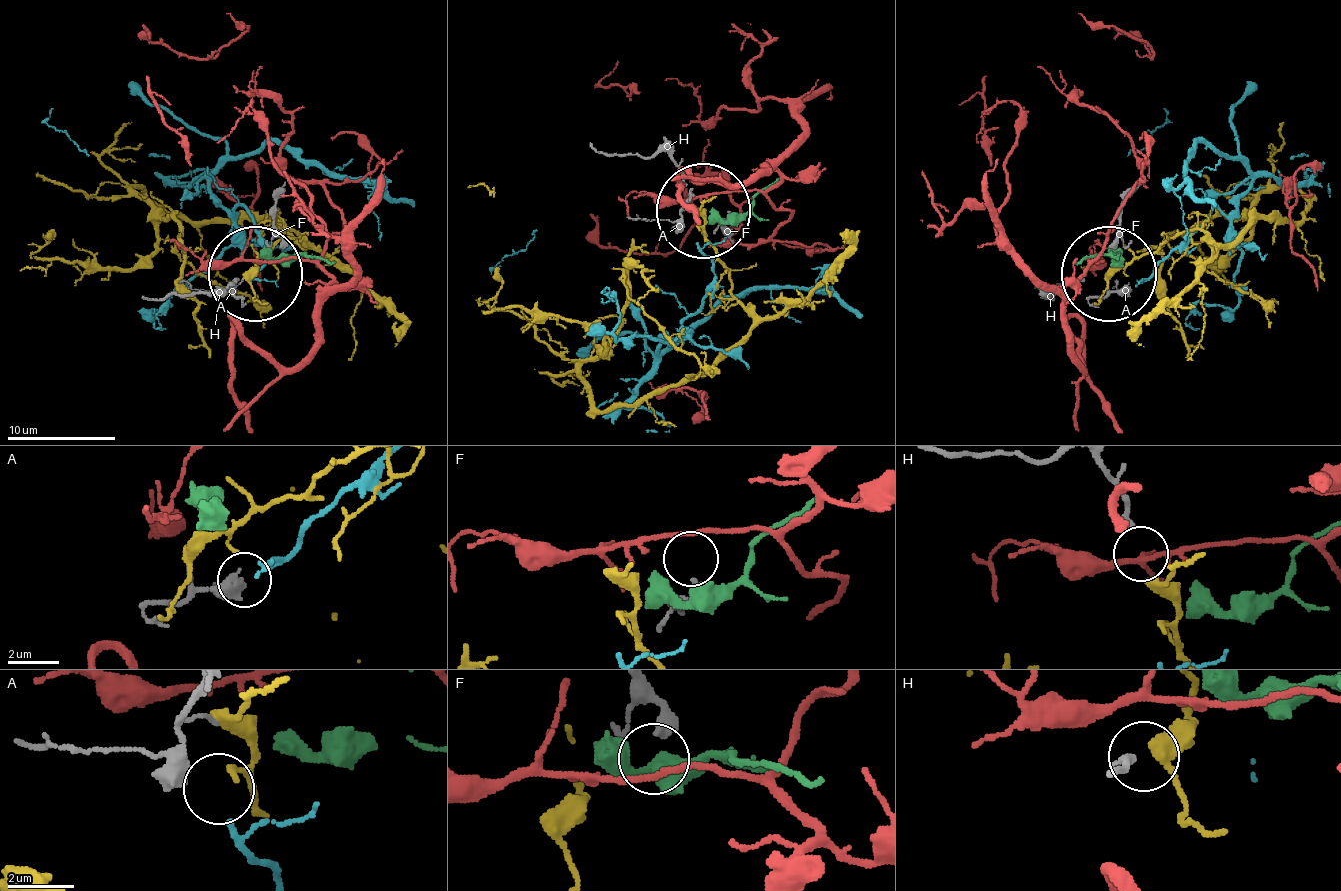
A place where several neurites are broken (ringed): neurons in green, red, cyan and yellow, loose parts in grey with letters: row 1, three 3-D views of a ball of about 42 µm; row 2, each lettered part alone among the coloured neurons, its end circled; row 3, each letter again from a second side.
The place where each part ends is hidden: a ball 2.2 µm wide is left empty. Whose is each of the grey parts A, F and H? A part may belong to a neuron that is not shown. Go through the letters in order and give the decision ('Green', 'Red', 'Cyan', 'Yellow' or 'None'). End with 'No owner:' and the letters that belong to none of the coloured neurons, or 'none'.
A: Cyan
F: None
H: Yellow
No owner: F

